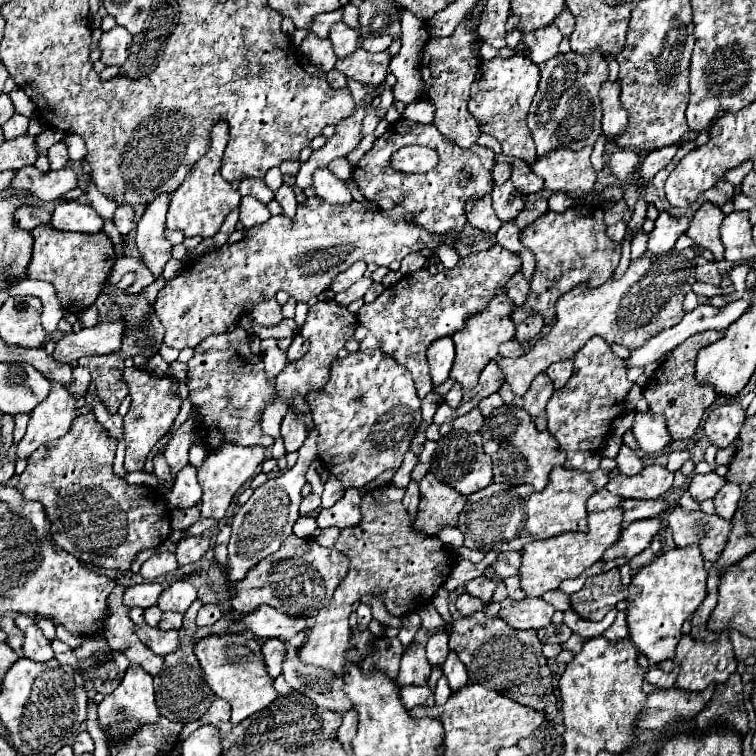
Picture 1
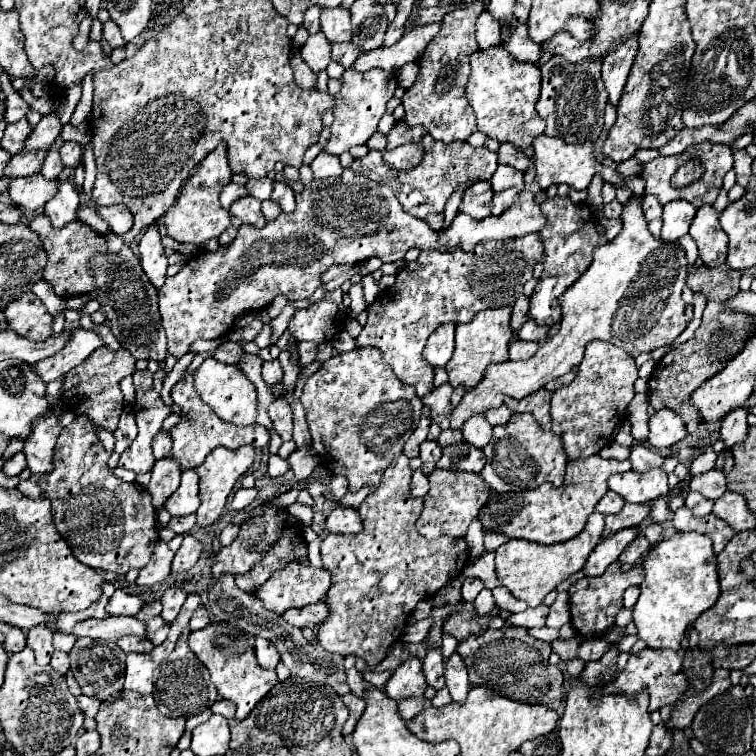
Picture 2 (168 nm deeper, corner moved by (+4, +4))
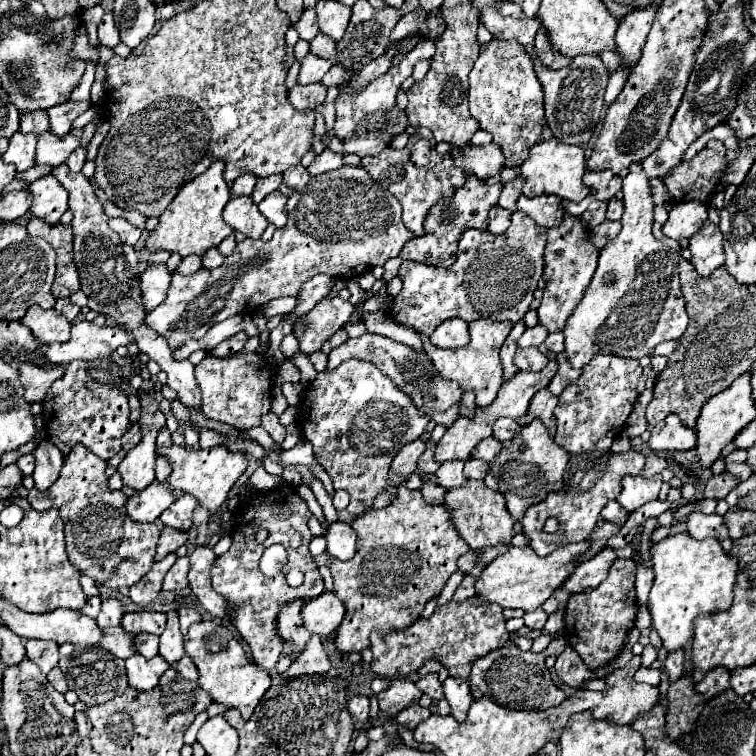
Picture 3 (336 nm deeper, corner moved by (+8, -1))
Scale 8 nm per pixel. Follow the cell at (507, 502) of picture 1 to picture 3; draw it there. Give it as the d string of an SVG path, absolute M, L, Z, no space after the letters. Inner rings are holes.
M633 448L629 452L623 452L623 454L595 450L595 452L589 452L589 454L571 456L571 458L581 458L581 460L571 462L571 466L567 468L567 472L563 476L565 490L561 494L547 496L547 500L541 502L541 504L531 506L525 514L525 518L521 520L521 524L525 526L525 536L531 540L531 548L539 556L547 556L563 544L573 544L573 542L587 540L589 534L593 532L593 528L597 524L597 518L599 518L601 510L605 508L605 504L609 500L615 500L617 494L623 490L621 480L625 476L639 476L641 470L645 468L645 460L647 460L645 454L641 454ZM551 516L555 516L559 520L559 530L555 534L545 534L543 524Z

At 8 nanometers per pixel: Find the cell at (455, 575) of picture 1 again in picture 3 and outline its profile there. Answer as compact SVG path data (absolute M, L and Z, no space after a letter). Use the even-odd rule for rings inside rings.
M589 540L567 544L549 556L537 556L533 548L509 548L477 576L475 594L485 602L493 602L503 608L521 608L525 612L535 610L569 578L571 570L577 566L575 556L585 552L587 544Z

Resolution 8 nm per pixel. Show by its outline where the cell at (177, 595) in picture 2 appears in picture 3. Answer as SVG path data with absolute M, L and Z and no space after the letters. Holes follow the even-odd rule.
M175 612L167 614L167 628L165 628L163 636L161 636L159 654L163 656L163 660L167 664L177 664L185 654L183 634L179 632L179 618L177 618Z

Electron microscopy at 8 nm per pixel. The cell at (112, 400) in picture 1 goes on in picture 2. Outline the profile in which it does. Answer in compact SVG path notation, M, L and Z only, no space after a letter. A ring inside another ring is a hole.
M99 347L79 367L75 367L67 373L61 401L63 403L71 403L71 401L77 403L79 399L89 397L91 399L91 407L87 409L89 419L107 431L115 431L119 415L123 411L123 395L119 389L119 381L125 375L131 375L133 371L135 371L135 359L131 357L131 353L127 349L111 351L109 347Z

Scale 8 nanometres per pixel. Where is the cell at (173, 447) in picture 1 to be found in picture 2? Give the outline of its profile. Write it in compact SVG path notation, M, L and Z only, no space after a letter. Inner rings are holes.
M169 457L169 459L155 461L147 491L151 493L151 499L153 499L157 509L179 487L179 479L181 479L181 469L179 469L179 463L175 459Z

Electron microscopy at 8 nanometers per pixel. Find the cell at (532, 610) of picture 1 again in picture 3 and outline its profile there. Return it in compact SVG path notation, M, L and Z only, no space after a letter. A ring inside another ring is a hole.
M537 608L537 610L533 610L533 612L525 612L525 616L523 616L523 620L525 620L525 626L529 626L529 628L535 628L535 630L541 630L543 628L543 624L547 622L547 614L545 614L545 610L543 608Z

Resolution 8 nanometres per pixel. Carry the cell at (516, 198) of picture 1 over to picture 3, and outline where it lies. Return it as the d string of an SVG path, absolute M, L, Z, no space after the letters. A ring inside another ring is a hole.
M501 206L491 208L491 212L489 212L489 228L487 228L491 234L503 234L509 228L509 224L511 224L511 212L503 210Z

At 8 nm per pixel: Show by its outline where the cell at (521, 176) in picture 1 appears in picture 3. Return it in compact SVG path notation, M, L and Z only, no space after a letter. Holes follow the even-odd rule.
M497 144L487 146L455 146L449 150L449 156L453 158L453 164L457 168L471 168L477 176L495 176L503 170L503 152Z

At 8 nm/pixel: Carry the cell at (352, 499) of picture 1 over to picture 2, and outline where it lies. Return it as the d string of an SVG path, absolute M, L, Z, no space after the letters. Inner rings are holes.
M337 505L329 515L327 515L327 521L325 521L327 529L331 533L359 533L361 531L361 517L357 513L357 509L353 507L343 507L343 505Z

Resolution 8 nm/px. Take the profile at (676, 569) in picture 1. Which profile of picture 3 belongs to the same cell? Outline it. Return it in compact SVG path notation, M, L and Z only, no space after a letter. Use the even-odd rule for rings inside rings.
M685 532L663 538L651 548L651 554L655 580L647 608L653 616L653 628L659 632L663 646L671 652L689 642L693 636L693 620L699 614L731 608L739 560L731 558L717 540L695 540Z

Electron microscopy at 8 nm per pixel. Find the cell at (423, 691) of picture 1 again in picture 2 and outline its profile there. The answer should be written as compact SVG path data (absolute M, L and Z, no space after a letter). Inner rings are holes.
M425 697L403 699L403 701L399 701L399 713L401 713L401 717L403 717L405 721L409 721L409 719L413 719L419 711L423 711L423 709L429 707L429 705L431 705L431 701L425 699Z

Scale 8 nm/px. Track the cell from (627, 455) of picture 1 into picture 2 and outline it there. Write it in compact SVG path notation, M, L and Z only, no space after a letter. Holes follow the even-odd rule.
M633 445L629 461L633 465L633 471L643 473L643 471L649 471L653 467L661 467L663 455L659 451L655 451L655 449L647 449L643 445Z

